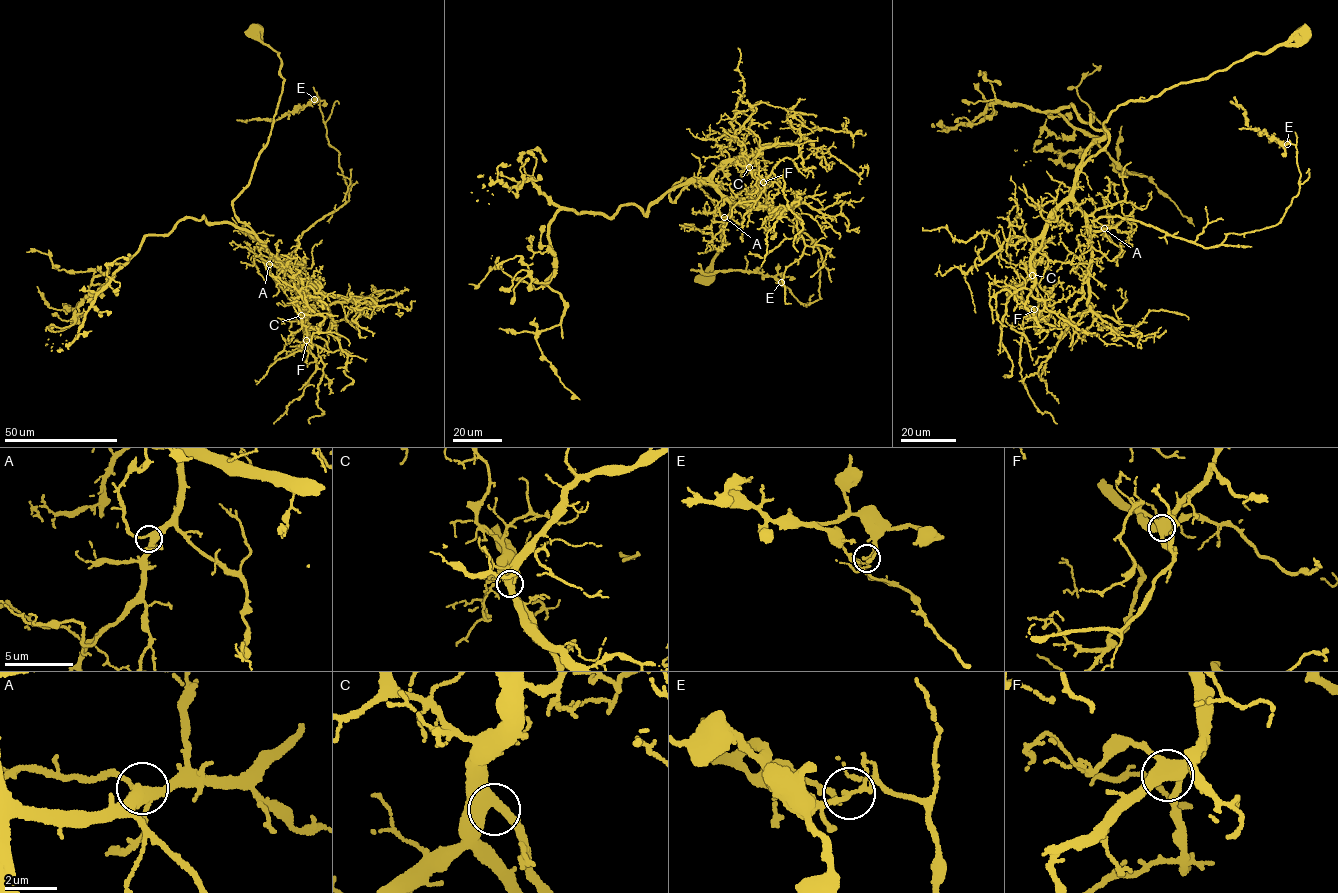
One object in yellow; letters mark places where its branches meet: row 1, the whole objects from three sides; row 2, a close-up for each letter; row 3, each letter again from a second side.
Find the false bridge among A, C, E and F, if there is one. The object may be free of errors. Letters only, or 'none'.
E

